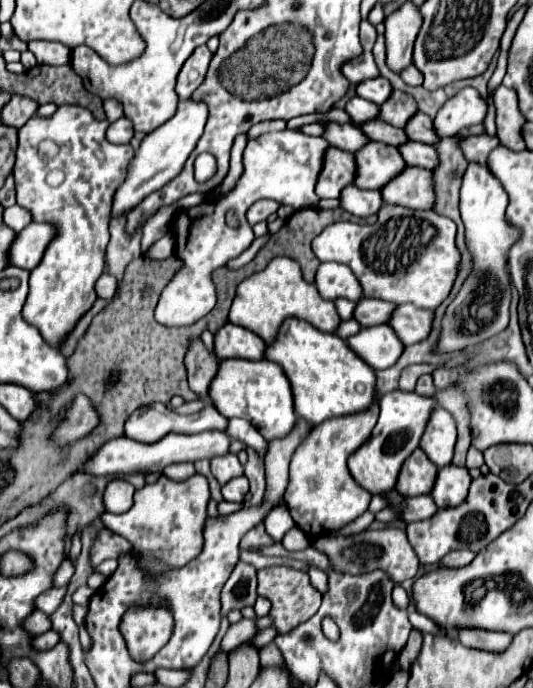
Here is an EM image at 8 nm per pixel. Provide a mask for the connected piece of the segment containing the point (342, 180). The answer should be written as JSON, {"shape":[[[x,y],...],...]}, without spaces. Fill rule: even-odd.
{"shape":[[[330,147],[326,157],[324,157],[324,169],[318,177],[316,183],[316,193],[318,197],[326,197],[326,199],[336,199],[340,195],[340,191],[348,185],[354,183],[356,179],[356,161],[352,157],[352,153]]]}

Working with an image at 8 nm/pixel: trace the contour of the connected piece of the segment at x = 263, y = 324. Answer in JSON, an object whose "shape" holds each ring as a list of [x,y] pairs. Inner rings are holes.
{"shape":[[[274,257],[274,261],[270,261],[264,271],[256,273],[254,277],[244,279],[238,285],[238,291],[230,309],[230,321],[250,329],[252,333],[258,333],[268,345],[272,345],[278,337],[280,325],[290,317],[304,319],[316,329],[326,331],[326,333],[336,333],[342,323],[340,315],[336,313],[334,303],[324,301],[316,285],[306,283],[302,279],[302,273],[296,261],[288,257]]]}

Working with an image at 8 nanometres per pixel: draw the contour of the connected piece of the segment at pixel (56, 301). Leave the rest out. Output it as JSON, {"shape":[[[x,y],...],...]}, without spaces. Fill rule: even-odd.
{"shape":[[[64,105],[58,107],[52,117],[34,115],[32,121],[28,121],[18,131],[18,151],[14,167],[18,193],[16,201],[18,205],[32,211],[36,223],[54,223],[60,231],[58,237],[48,245],[40,265],[30,271],[30,293],[22,309],[22,317],[30,325],[34,325],[42,333],[44,341],[54,349],[60,349],[64,345],[78,321],[92,309],[98,299],[94,285],[104,273],[104,253],[108,245],[108,213],[112,205],[112,195],[124,179],[124,171],[134,155],[132,145],[114,145],[106,141],[108,125],[110,123],[106,119],[96,121],[96,117],[92,117],[92,113],[84,107]],[[54,169],[60,169],[64,173],[64,181],[58,187],[46,183],[48,173]]]}

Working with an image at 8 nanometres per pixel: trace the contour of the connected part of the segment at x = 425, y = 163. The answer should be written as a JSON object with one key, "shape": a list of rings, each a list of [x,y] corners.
{"shape":[[[408,141],[408,143],[400,145],[400,153],[402,153],[404,161],[412,167],[422,167],[422,169],[432,171],[438,165],[438,151],[426,143]]]}

